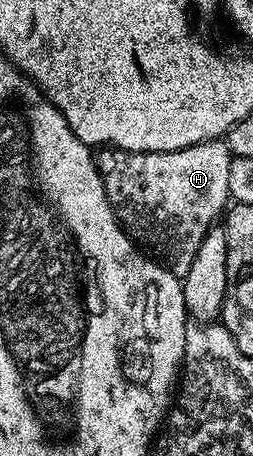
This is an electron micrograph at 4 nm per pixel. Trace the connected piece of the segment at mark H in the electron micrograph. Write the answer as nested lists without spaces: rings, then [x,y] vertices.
[[[227,140],[203,141],[185,149],[165,153],[120,151],[115,156],[112,166],[108,170],[105,168],[102,176],[104,190],[110,207],[116,213],[116,220],[147,256],[159,261],[176,277],[184,278],[190,271],[190,263],[194,263],[194,255],[198,255],[198,247],[202,247],[202,239],[206,239],[208,232],[221,220],[230,201],[228,188],[233,154]]]

